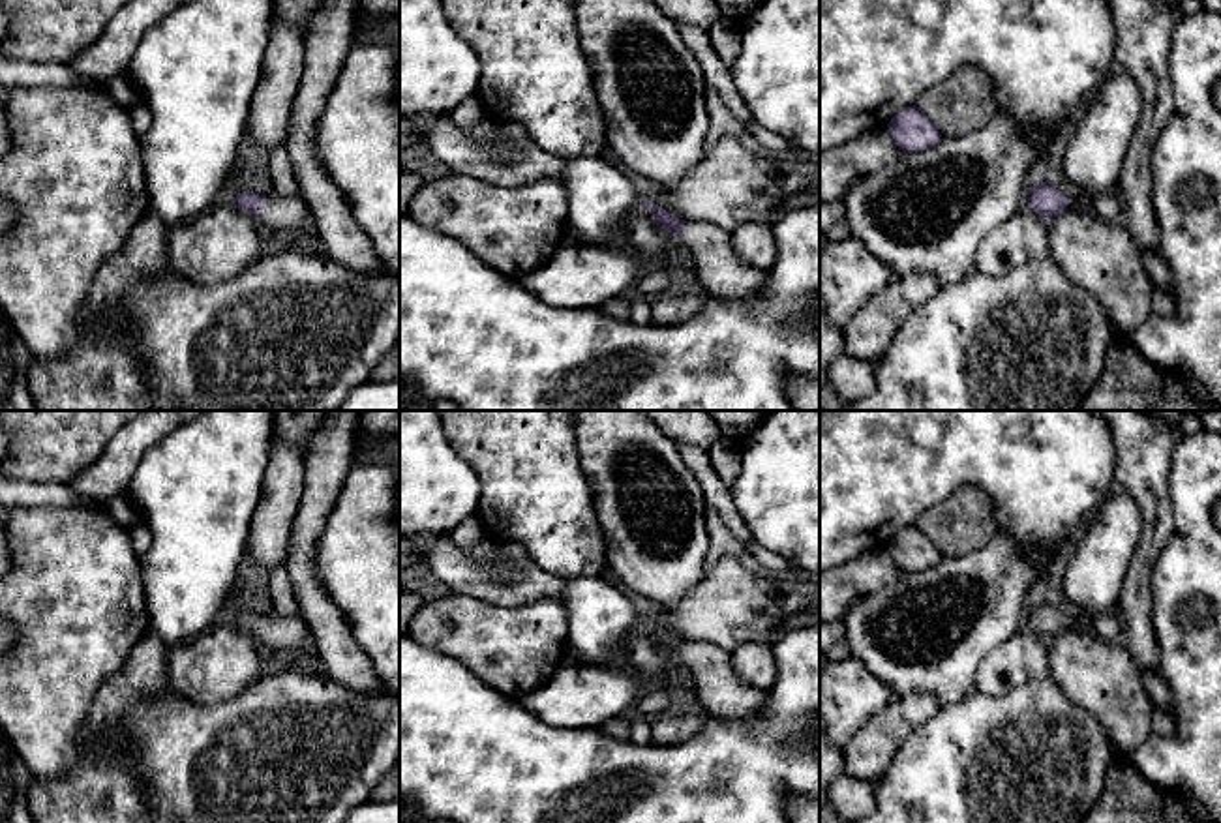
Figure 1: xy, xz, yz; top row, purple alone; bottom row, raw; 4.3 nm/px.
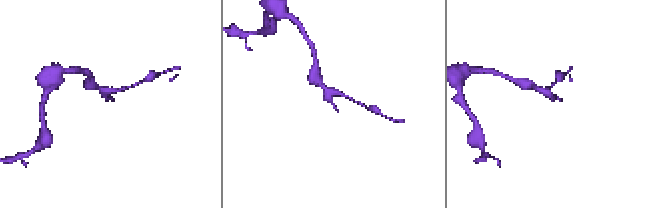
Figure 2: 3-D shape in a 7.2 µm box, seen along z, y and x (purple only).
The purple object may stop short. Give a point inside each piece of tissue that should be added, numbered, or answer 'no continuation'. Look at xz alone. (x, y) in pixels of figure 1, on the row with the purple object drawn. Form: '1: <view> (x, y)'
1: xz (721, 272)

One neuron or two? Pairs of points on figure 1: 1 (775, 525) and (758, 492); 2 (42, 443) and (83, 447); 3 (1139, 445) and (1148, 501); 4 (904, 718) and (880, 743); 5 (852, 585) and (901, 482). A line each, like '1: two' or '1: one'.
1: one
2: one
3: one
4: one
5: two

